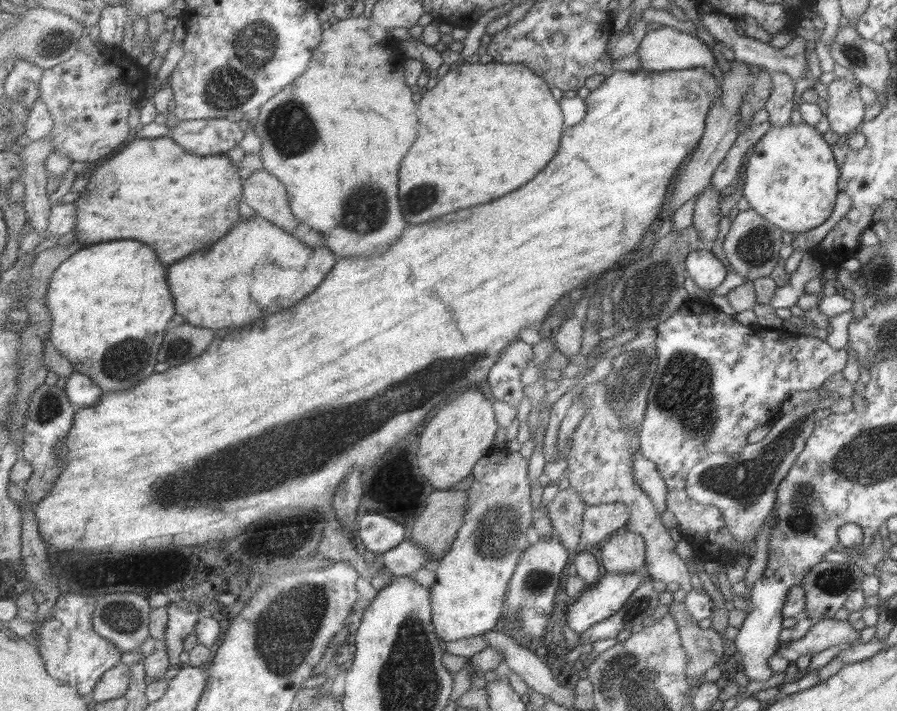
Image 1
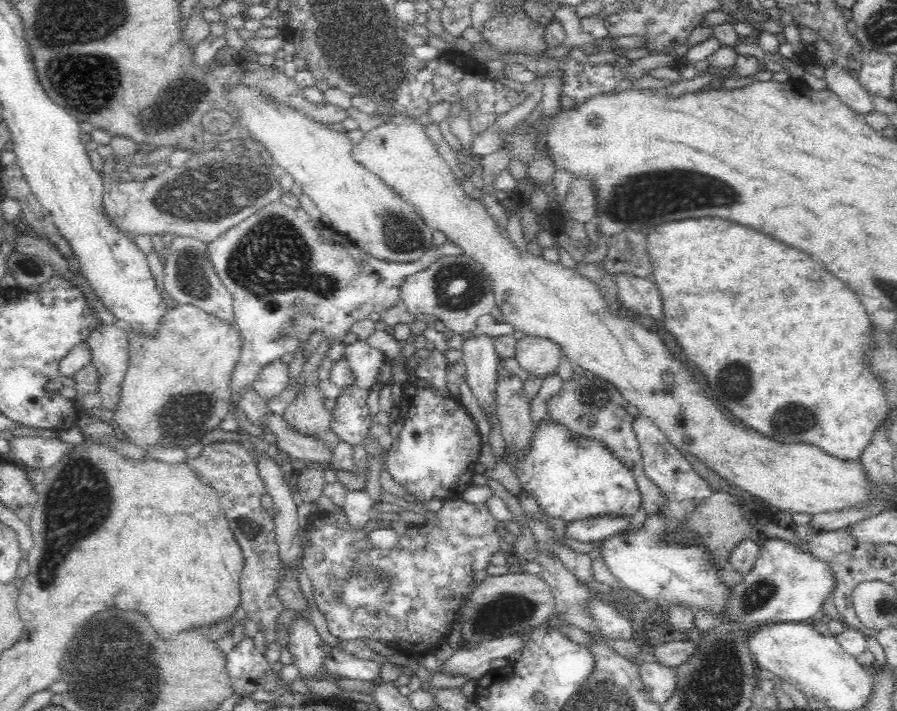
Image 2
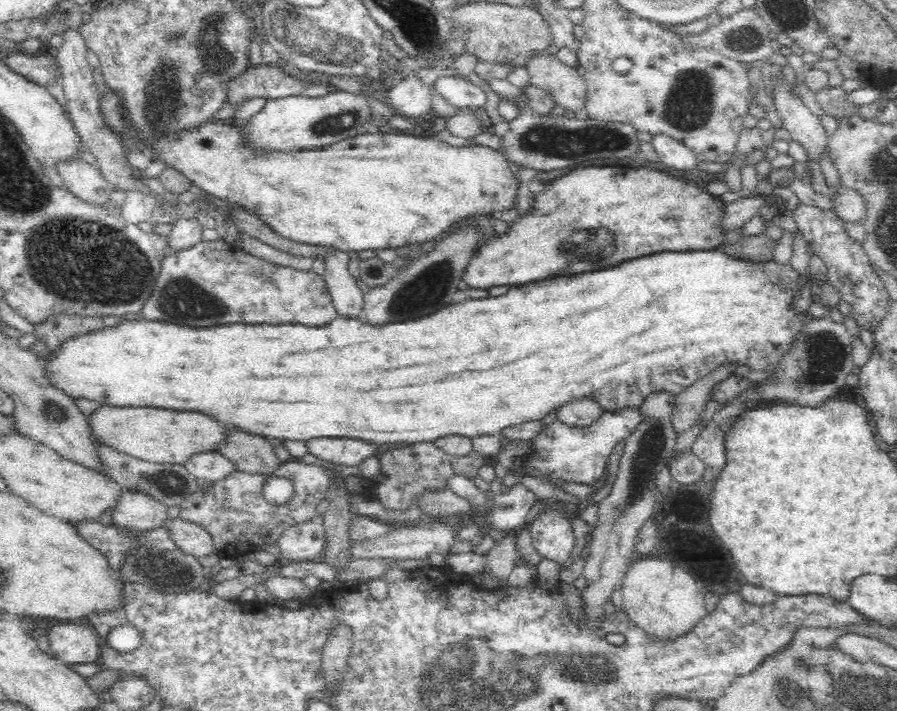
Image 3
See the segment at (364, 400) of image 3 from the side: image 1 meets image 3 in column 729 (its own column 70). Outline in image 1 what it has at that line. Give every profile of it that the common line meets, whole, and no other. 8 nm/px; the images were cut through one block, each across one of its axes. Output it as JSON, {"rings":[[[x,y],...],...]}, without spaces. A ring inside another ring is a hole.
{"rings":[[[114,240],[85,246],[55,270],[48,296],[53,314],[53,344],[65,358],[69,358],[77,372],[93,378],[105,392],[130,389],[155,372],[167,326],[177,308],[167,282],[167,266],[151,246],[137,240]]]}

